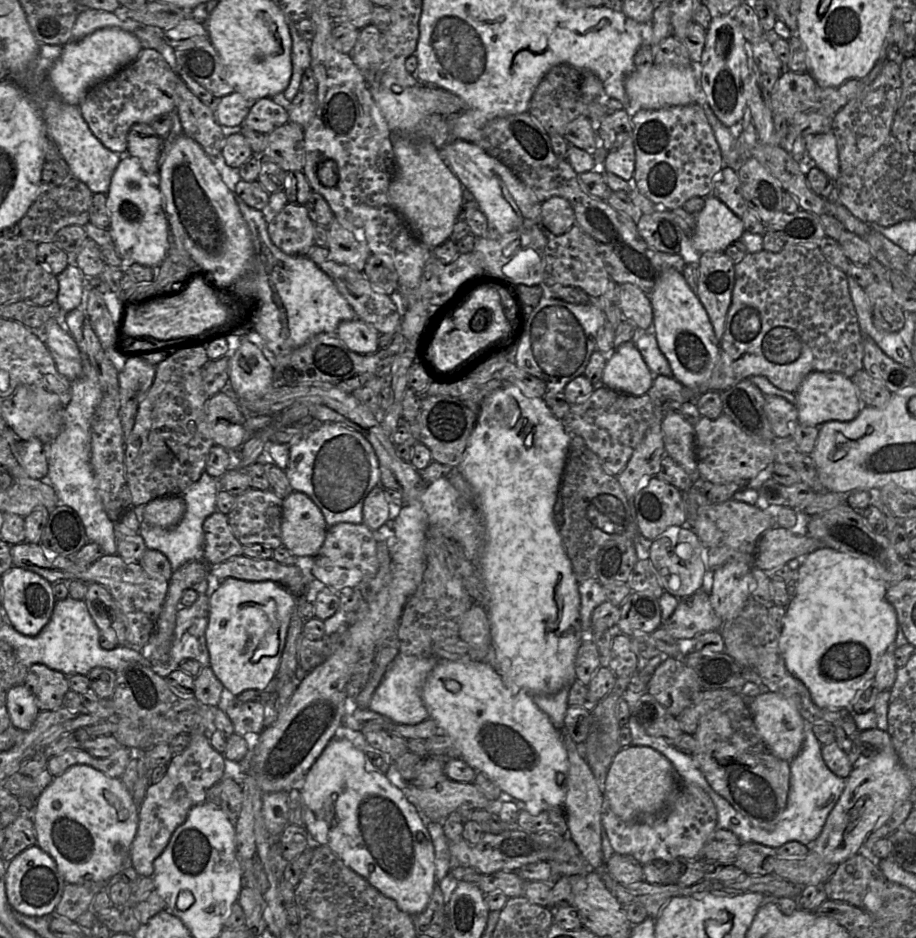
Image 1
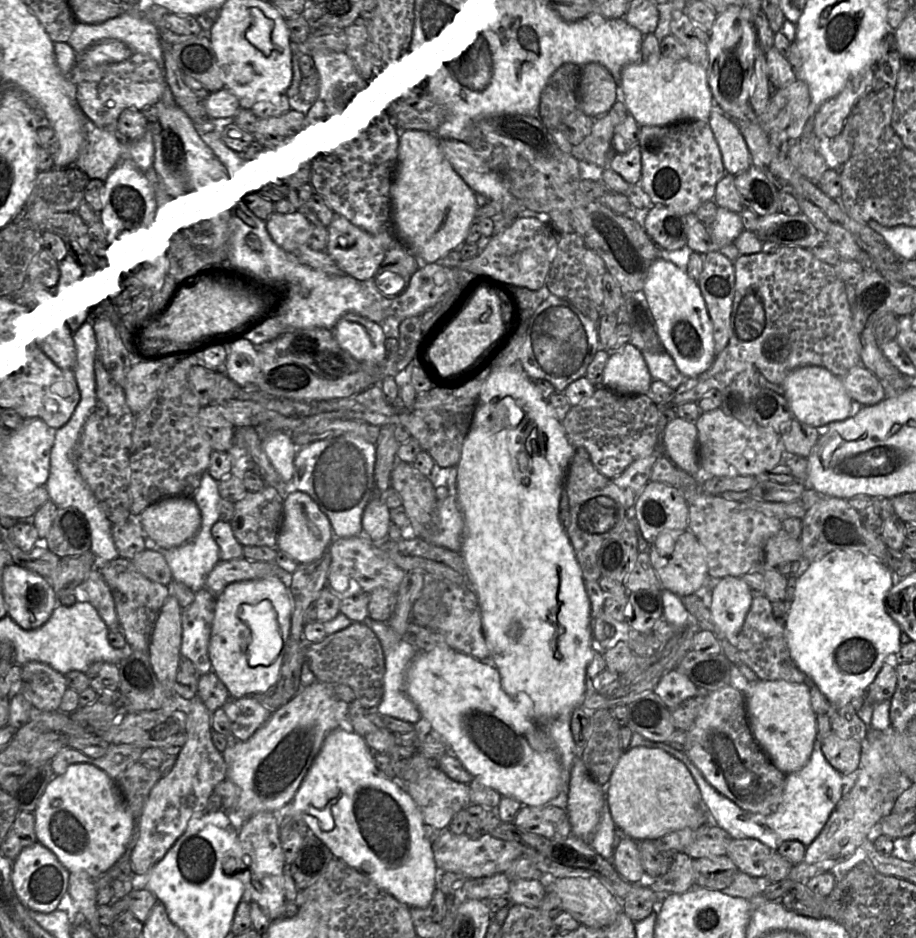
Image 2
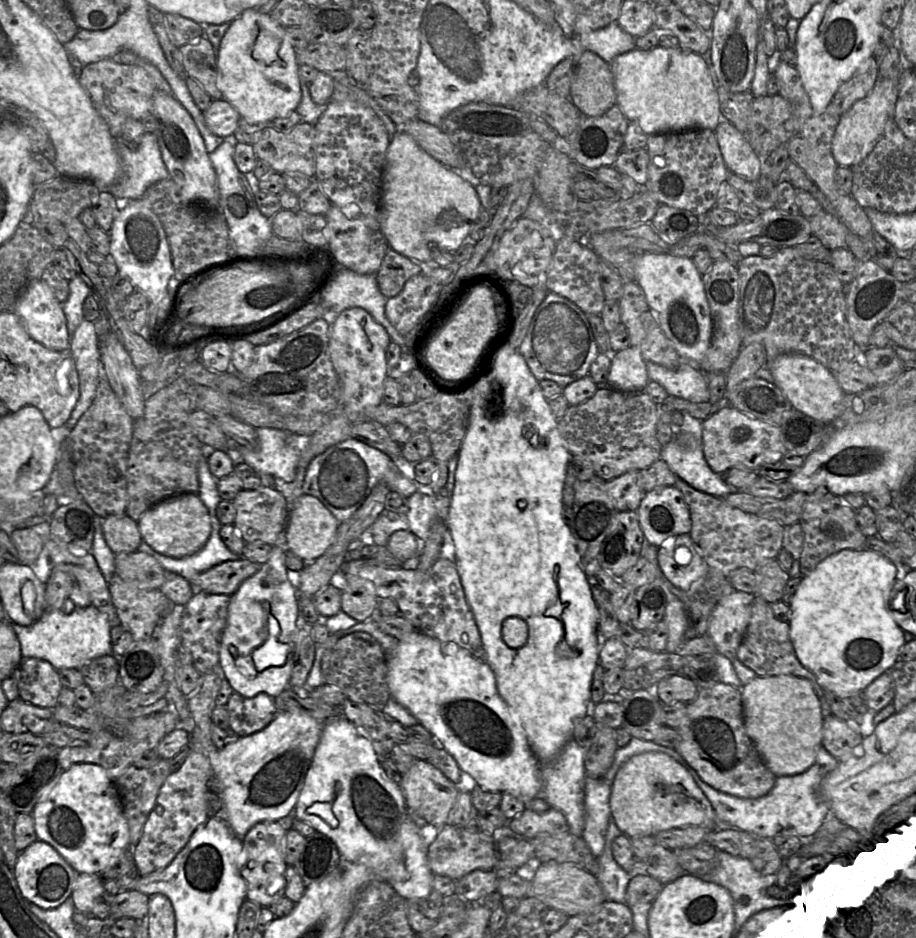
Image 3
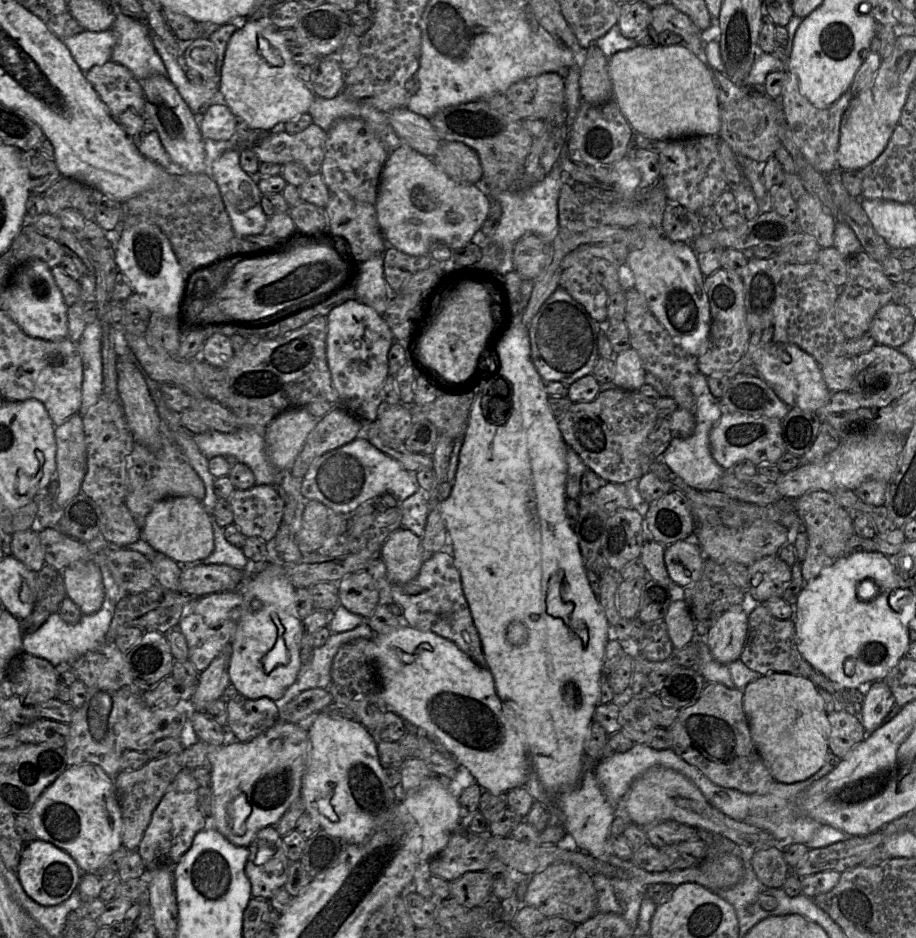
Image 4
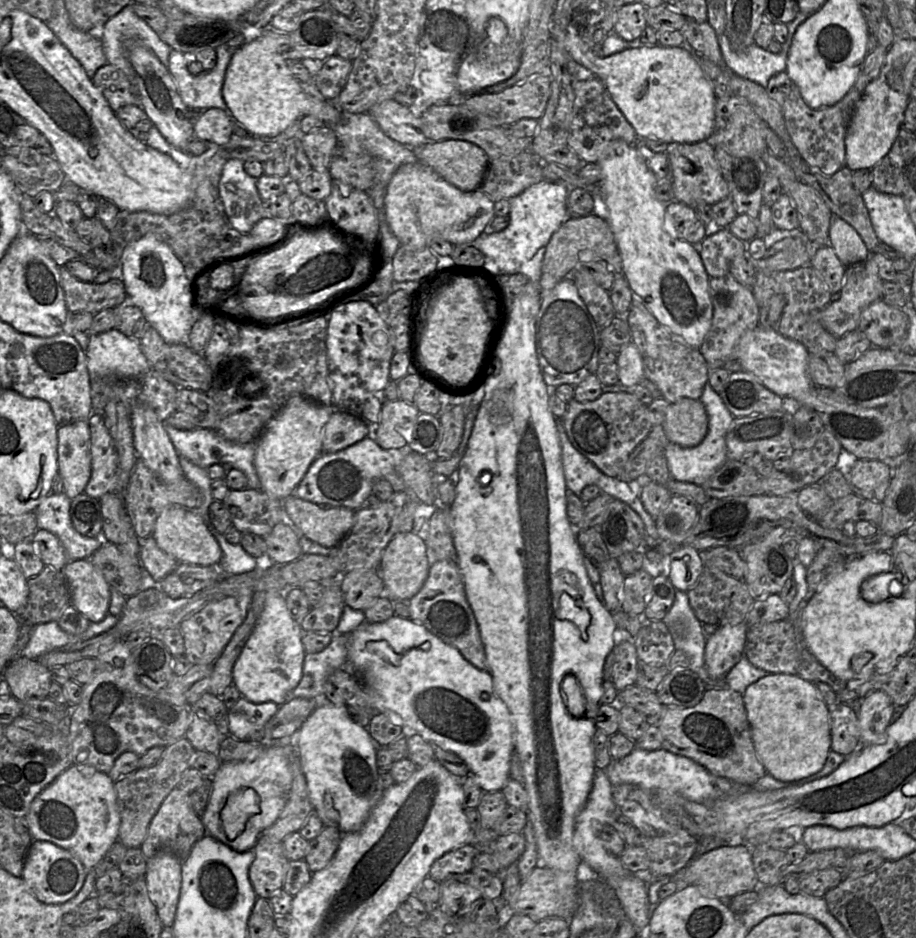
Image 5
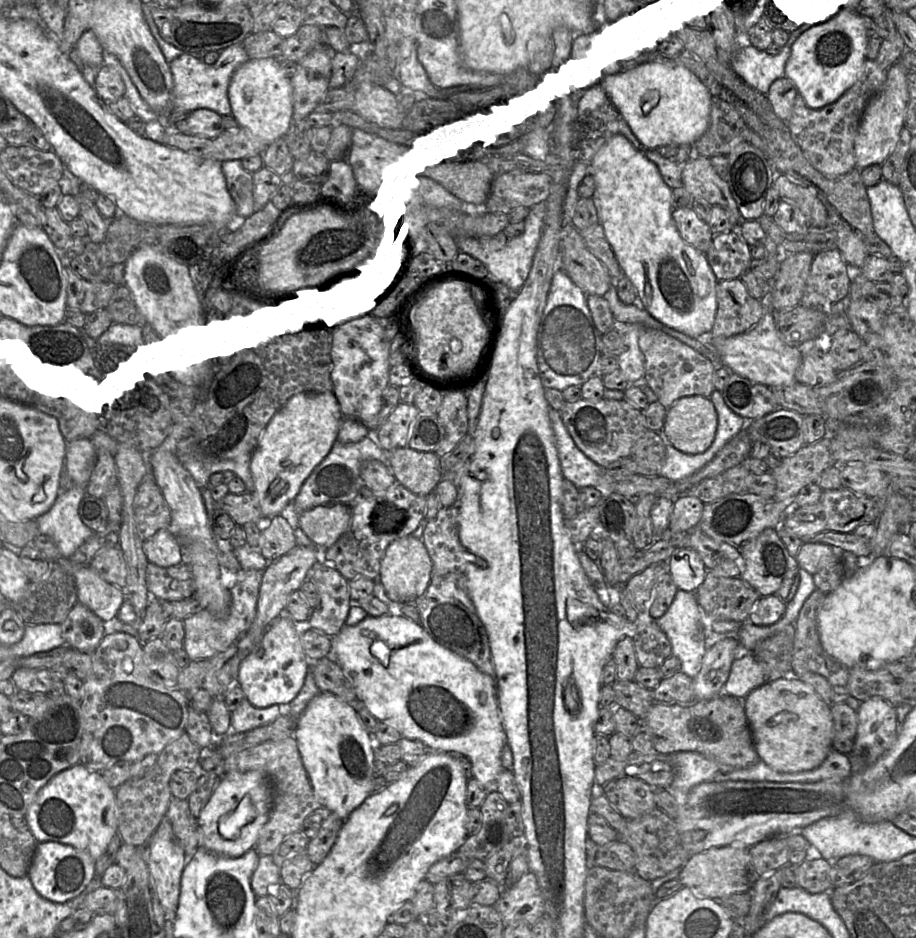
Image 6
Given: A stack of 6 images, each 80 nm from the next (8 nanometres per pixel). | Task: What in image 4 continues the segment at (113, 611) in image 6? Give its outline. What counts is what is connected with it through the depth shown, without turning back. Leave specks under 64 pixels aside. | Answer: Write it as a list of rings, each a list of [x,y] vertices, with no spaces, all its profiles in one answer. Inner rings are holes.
[[[94,561],[74,563],[62,571],[62,576],[67,597],[78,606],[83,615],[93,615],[103,607],[106,597],[103,578]]]

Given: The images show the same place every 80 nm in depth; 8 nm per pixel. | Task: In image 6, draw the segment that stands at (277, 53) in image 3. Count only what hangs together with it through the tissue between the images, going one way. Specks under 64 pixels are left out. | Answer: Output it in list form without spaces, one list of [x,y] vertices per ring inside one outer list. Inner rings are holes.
[[[276,58],[249,59],[232,76],[228,88],[232,116],[255,137],[271,144],[285,138],[293,121],[293,86]]]

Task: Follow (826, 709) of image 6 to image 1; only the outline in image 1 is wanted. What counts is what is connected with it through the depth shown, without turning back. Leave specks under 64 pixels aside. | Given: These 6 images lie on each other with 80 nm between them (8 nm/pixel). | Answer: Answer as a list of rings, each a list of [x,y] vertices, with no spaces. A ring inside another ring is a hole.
[[[770,691],[746,699],[758,733],[768,749],[776,757],[790,762],[800,752],[804,740],[805,719],[798,701]]]

